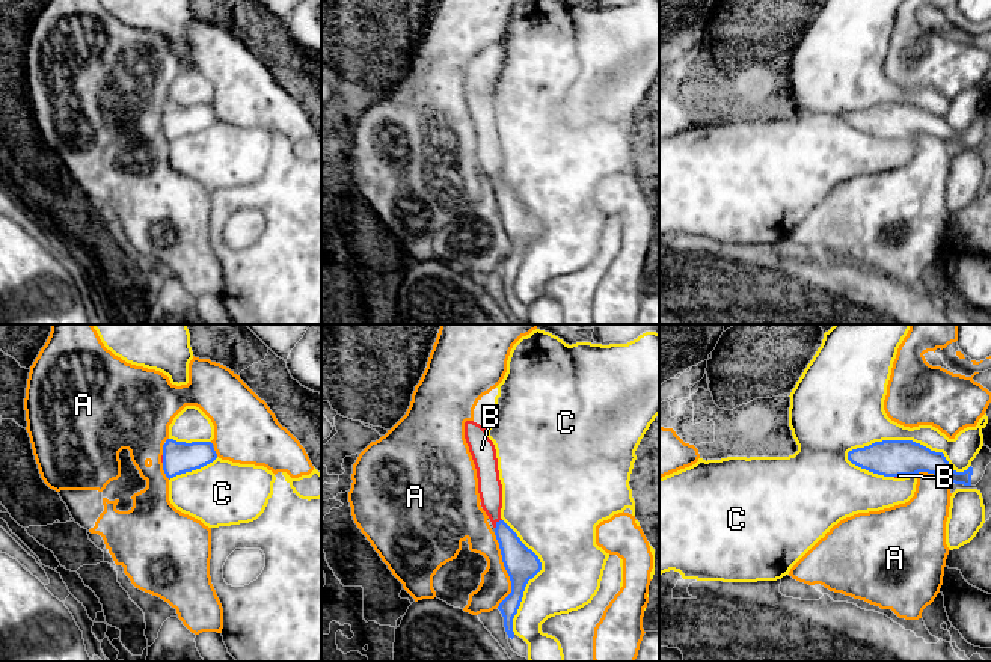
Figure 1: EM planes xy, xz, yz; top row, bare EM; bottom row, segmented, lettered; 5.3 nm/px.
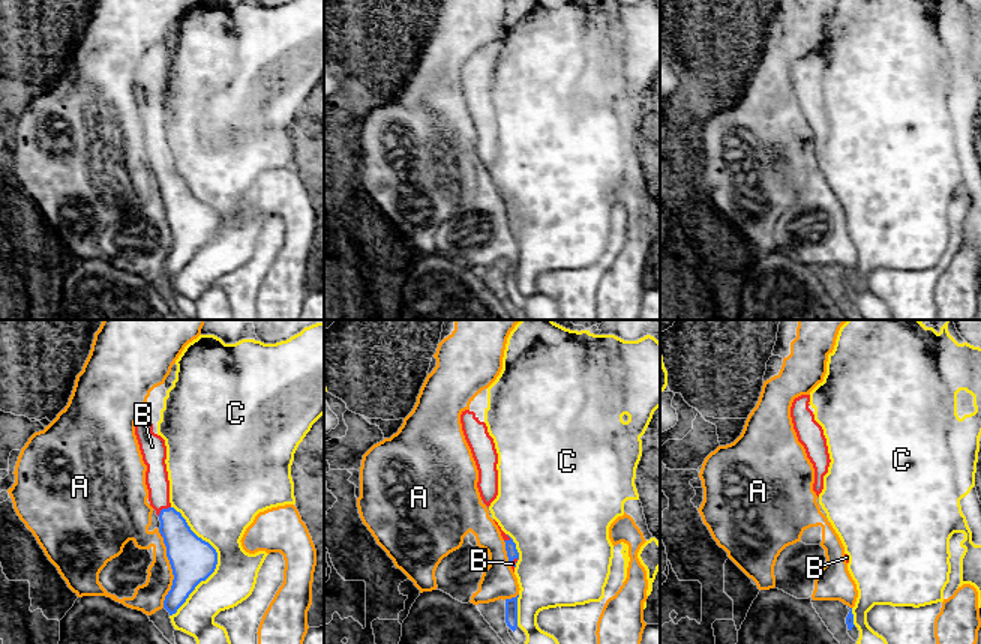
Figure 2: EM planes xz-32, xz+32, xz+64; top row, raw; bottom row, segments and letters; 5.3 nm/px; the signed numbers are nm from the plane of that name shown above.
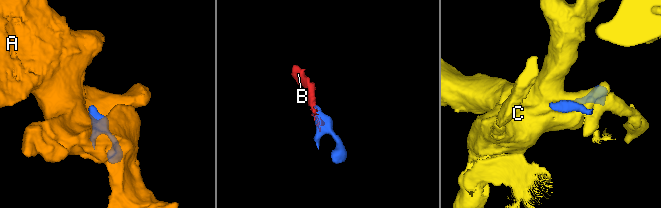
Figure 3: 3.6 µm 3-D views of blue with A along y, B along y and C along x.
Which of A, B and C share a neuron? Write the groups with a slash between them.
A / B / C

